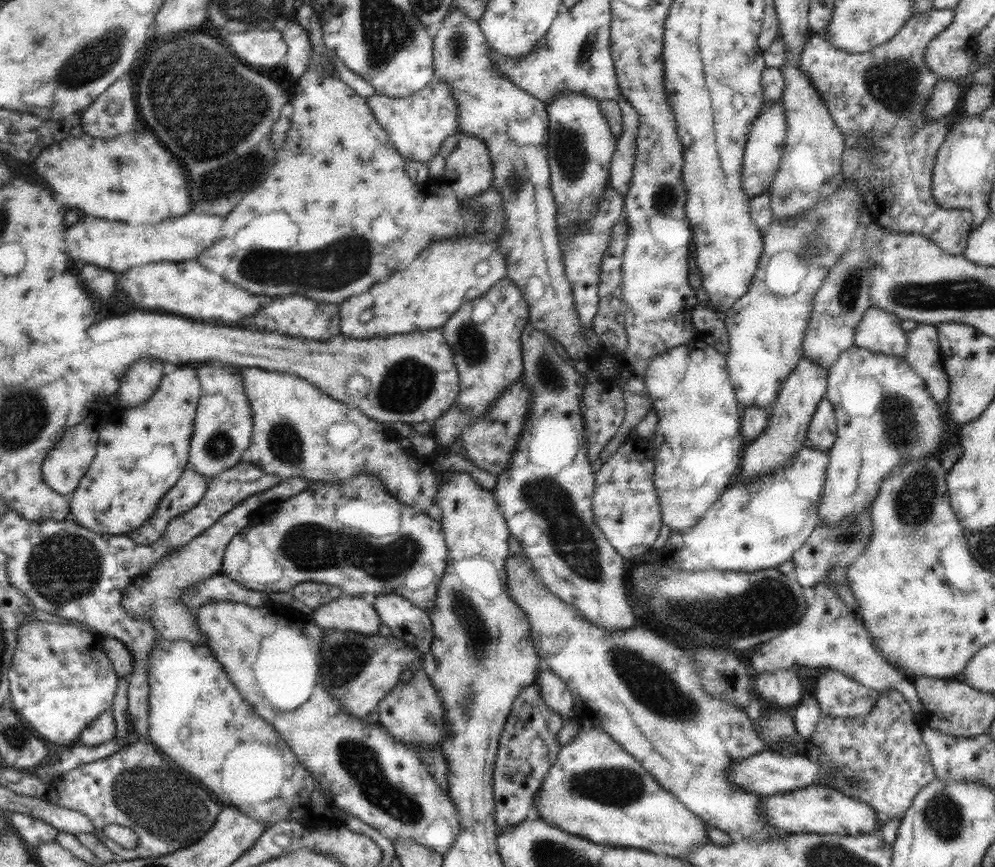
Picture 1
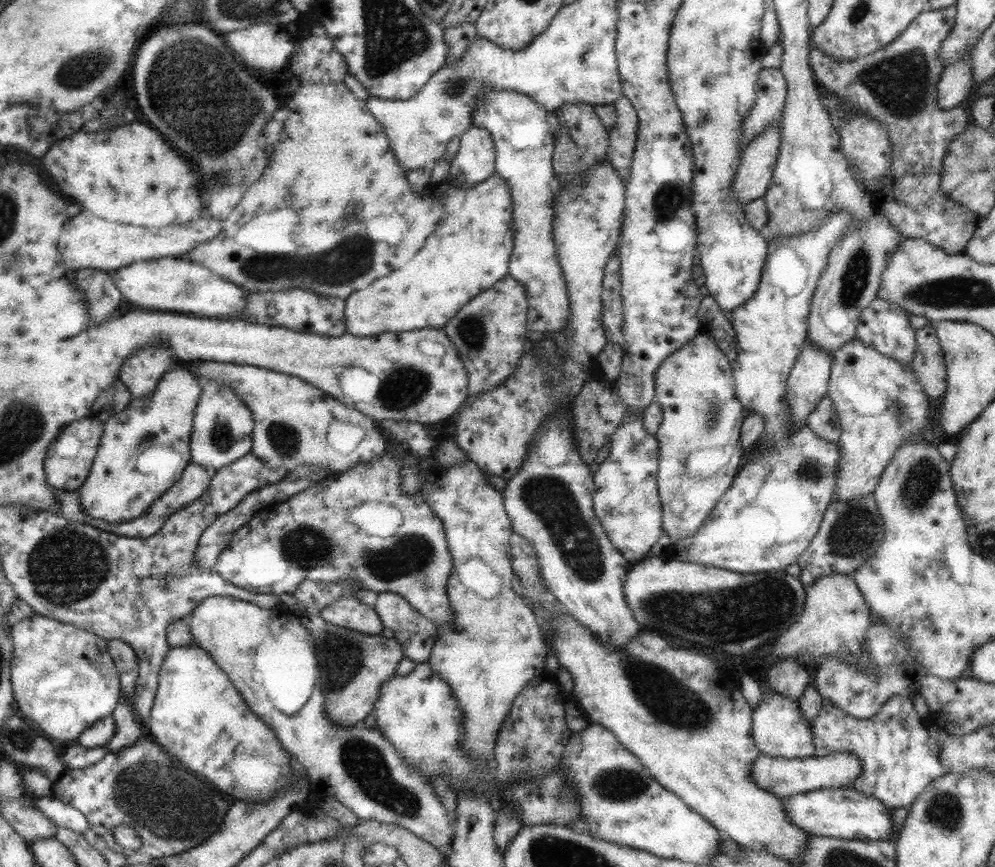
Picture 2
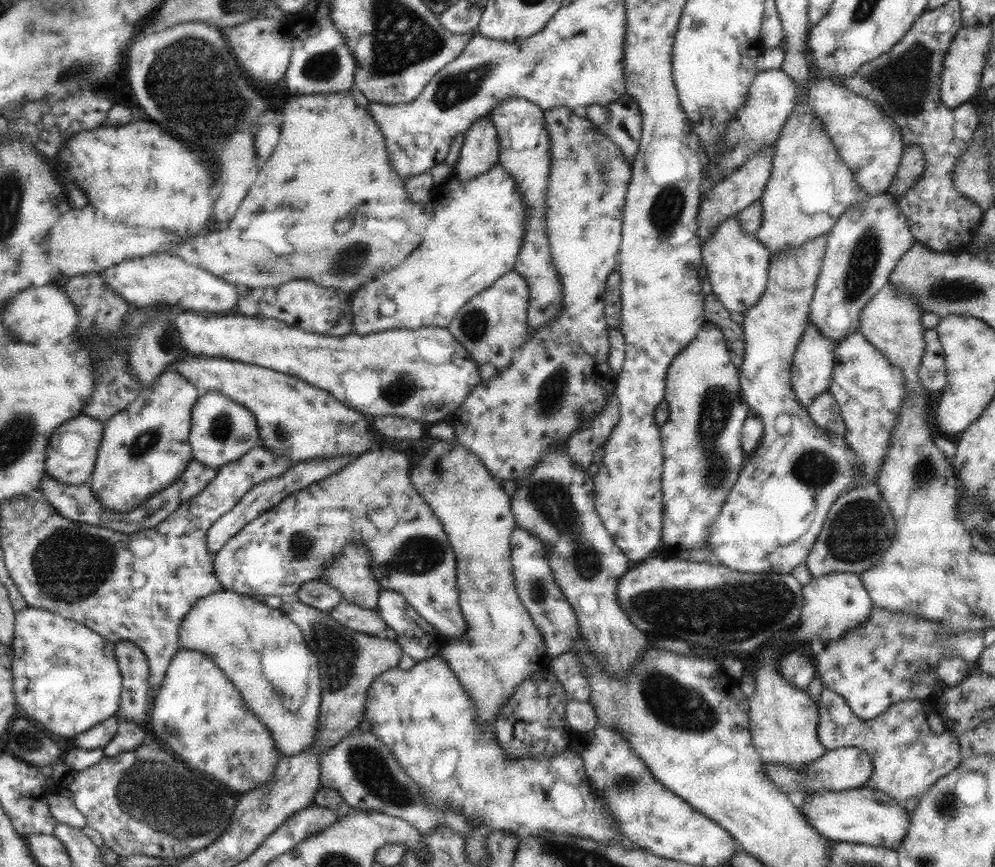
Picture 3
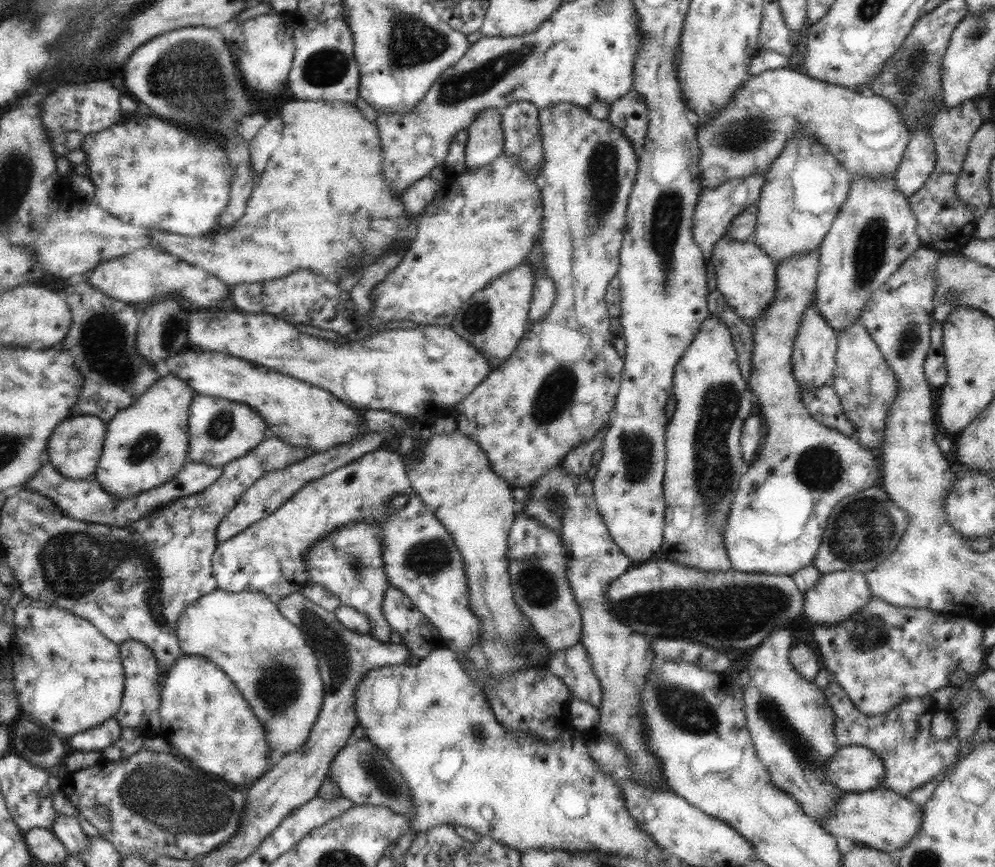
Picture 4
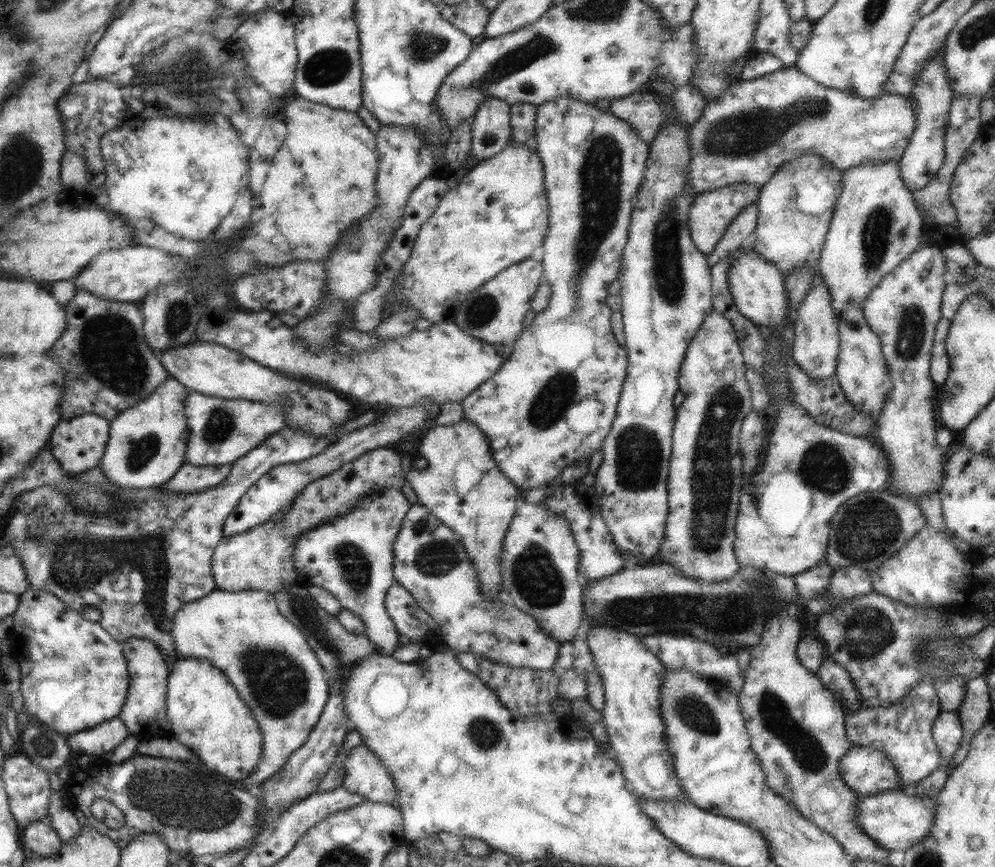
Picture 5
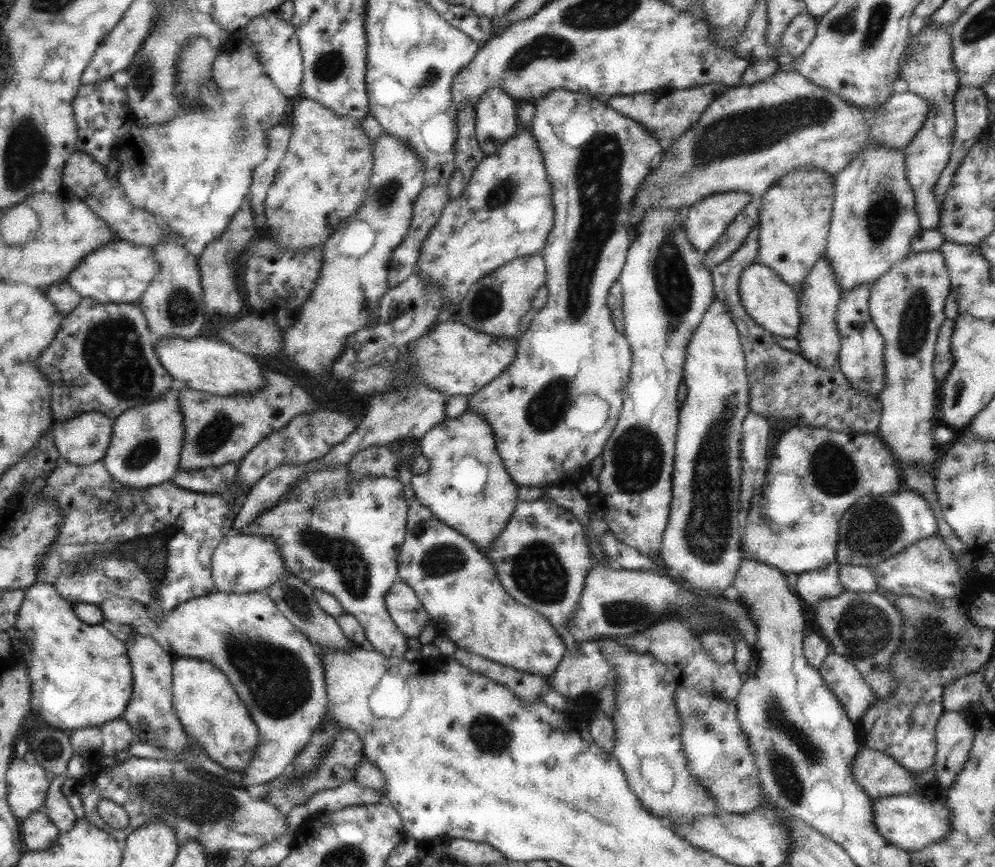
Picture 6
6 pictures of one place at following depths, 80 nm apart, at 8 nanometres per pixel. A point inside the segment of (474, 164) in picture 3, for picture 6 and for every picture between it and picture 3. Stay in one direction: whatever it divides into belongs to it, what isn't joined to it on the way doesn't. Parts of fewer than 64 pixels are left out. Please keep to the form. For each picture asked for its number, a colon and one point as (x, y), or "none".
4: (485, 139)
5: (491, 132)
6: (496, 111)

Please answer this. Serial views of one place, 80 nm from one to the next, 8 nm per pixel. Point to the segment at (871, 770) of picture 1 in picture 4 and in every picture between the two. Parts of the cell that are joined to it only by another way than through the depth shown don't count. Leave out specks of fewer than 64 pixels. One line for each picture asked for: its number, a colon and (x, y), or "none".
2: (899, 759)
3: (907, 757)
4: (901, 737)

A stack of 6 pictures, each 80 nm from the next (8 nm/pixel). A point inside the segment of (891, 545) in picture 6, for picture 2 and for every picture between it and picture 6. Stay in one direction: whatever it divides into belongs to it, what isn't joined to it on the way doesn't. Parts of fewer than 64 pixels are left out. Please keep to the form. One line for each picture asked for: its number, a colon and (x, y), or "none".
2: (850, 532)
3: (858, 529)
4: (864, 528)
5: (868, 529)

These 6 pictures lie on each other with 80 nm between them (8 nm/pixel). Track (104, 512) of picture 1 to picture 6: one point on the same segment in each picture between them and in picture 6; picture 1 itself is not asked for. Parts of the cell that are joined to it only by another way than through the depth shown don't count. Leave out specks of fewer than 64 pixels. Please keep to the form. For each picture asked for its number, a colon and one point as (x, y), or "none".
2: (143, 450)
3: (145, 447)
4: (146, 444)
5: (146, 446)
6: (144, 451)

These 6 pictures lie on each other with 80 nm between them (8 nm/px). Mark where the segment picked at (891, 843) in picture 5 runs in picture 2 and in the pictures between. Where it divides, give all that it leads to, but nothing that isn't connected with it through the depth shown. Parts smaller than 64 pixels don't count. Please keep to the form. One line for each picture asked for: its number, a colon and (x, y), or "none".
2: (841, 812)
3: (862, 815)
4: (879, 818)

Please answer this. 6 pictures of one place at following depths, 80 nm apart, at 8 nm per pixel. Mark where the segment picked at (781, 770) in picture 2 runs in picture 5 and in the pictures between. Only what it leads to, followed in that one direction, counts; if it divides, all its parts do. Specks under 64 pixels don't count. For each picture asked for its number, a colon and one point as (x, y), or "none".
3: (845, 768)
4: (855, 768)
5: (867, 771)

